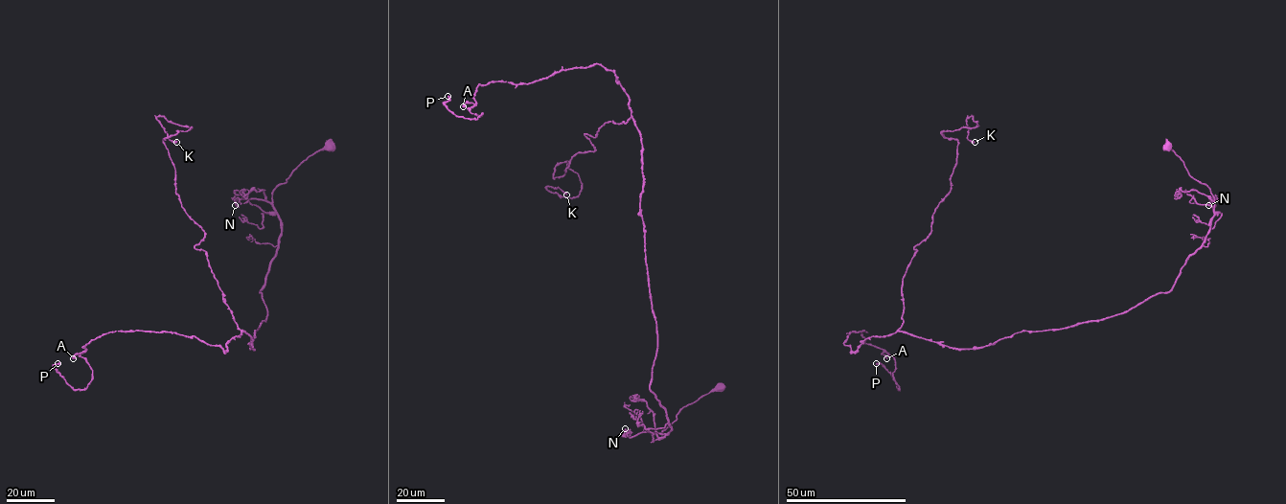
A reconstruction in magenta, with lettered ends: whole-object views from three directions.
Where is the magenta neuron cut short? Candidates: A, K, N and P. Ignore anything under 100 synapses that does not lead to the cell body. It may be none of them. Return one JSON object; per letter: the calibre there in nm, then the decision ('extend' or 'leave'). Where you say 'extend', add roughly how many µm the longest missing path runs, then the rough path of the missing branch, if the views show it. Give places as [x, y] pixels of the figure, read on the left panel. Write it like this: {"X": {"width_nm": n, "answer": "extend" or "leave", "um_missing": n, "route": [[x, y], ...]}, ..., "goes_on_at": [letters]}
{"A": {"width_nm": 480, "answer": "leave"}, "K": {"width_nm": 500, "answer": "leave"}, "N": {"width_nm": 200, "answer": "leave"}, "P": {"width_nm": 480, "answer": "leave"}, "goes_on_at": []}

